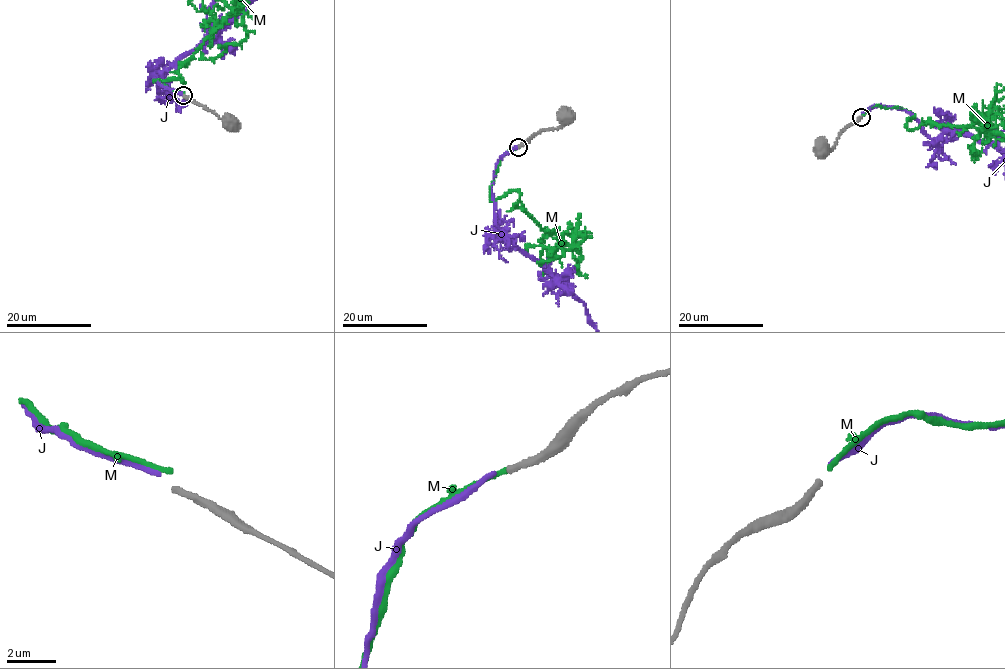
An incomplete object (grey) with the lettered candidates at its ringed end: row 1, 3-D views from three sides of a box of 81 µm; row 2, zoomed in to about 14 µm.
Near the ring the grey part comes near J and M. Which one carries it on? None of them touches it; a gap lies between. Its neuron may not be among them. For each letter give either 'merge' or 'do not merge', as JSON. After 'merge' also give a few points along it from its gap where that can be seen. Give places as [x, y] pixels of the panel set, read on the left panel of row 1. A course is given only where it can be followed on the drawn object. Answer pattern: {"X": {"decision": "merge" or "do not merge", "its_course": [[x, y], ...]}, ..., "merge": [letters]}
{"J": {"decision": "do not merge"}, "M": {"decision": "do not merge"}, "merge": []}

